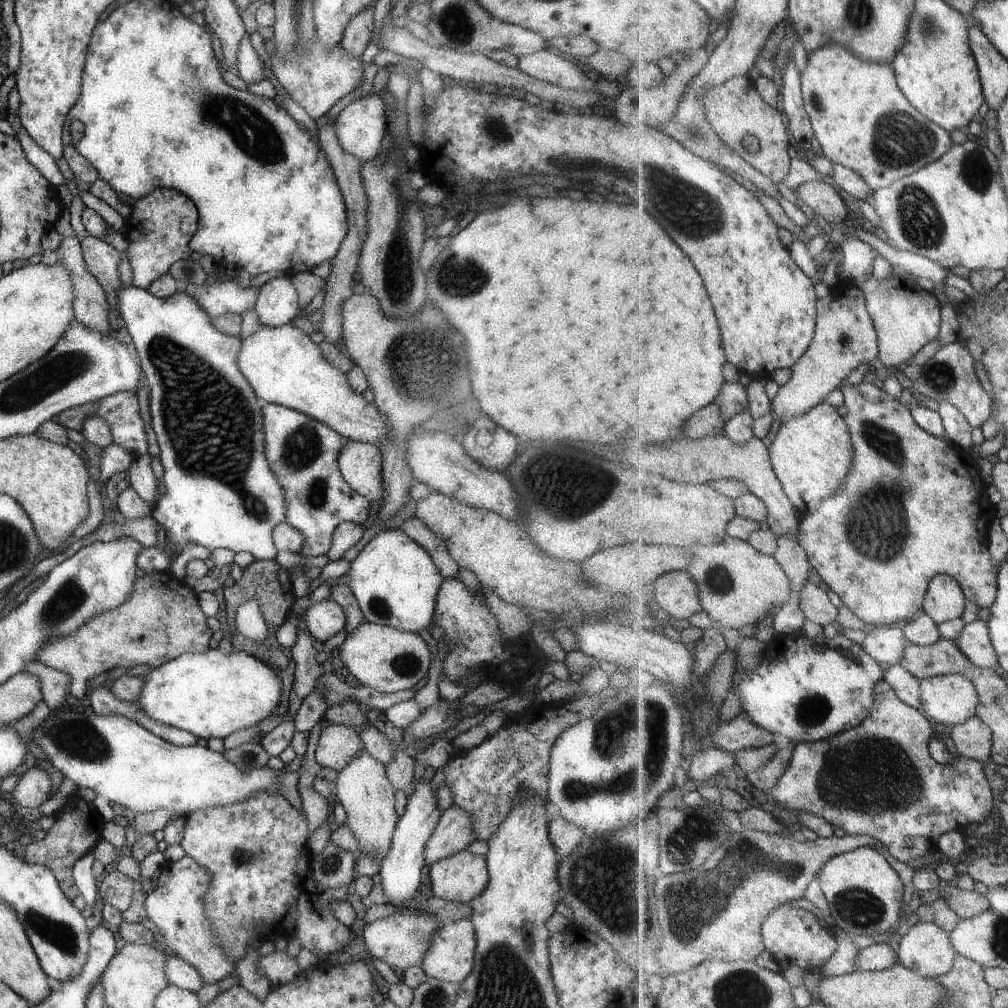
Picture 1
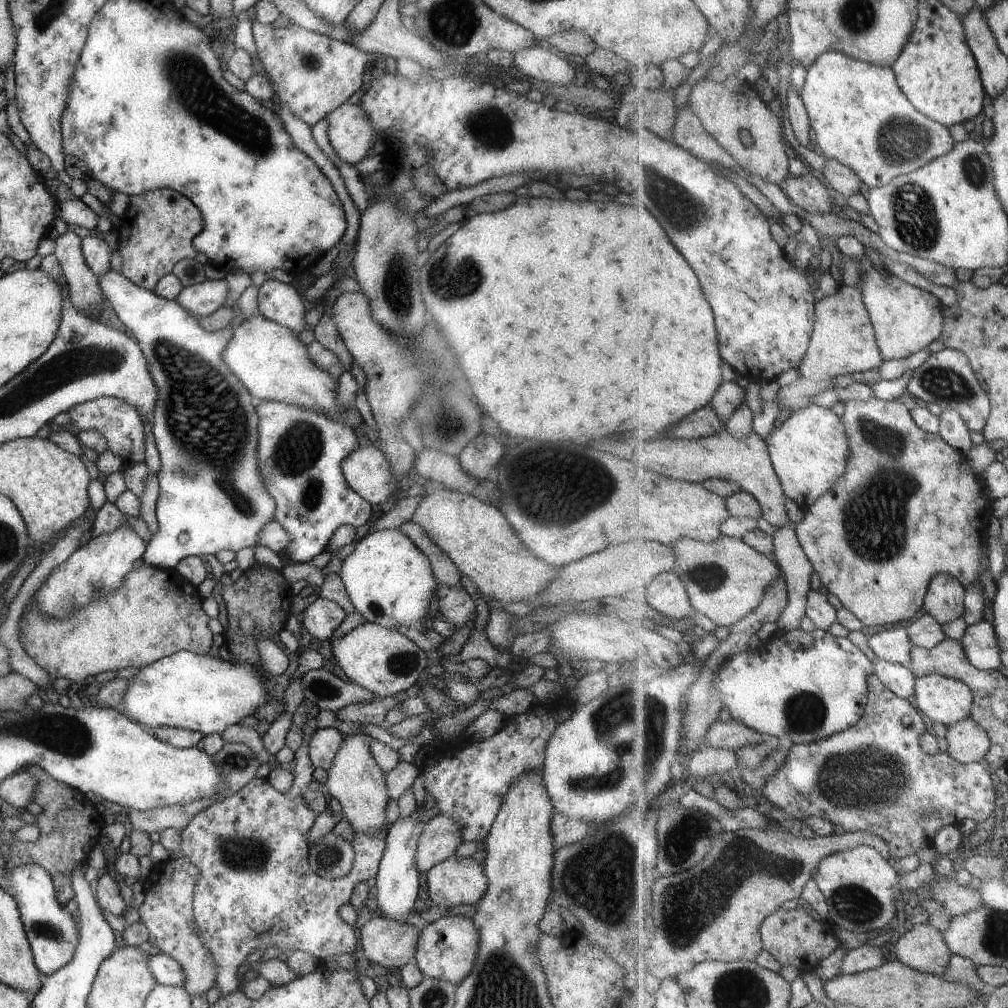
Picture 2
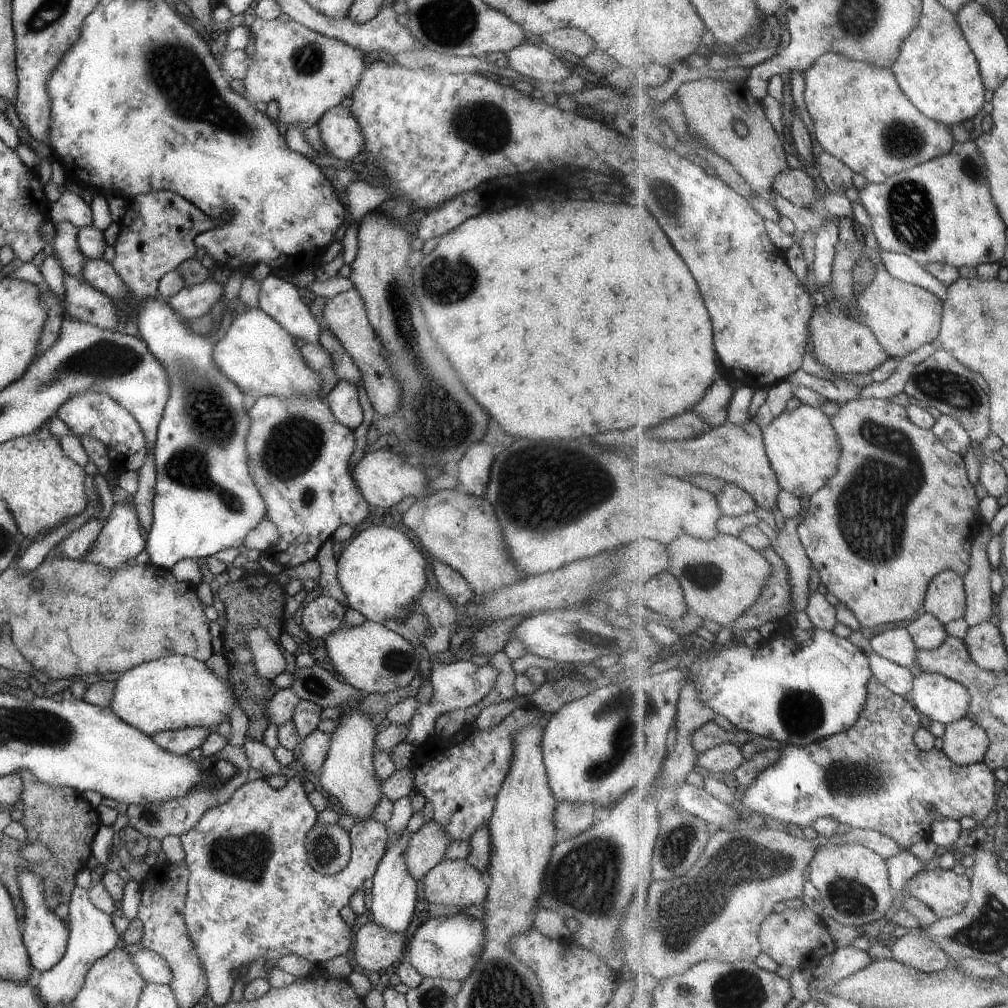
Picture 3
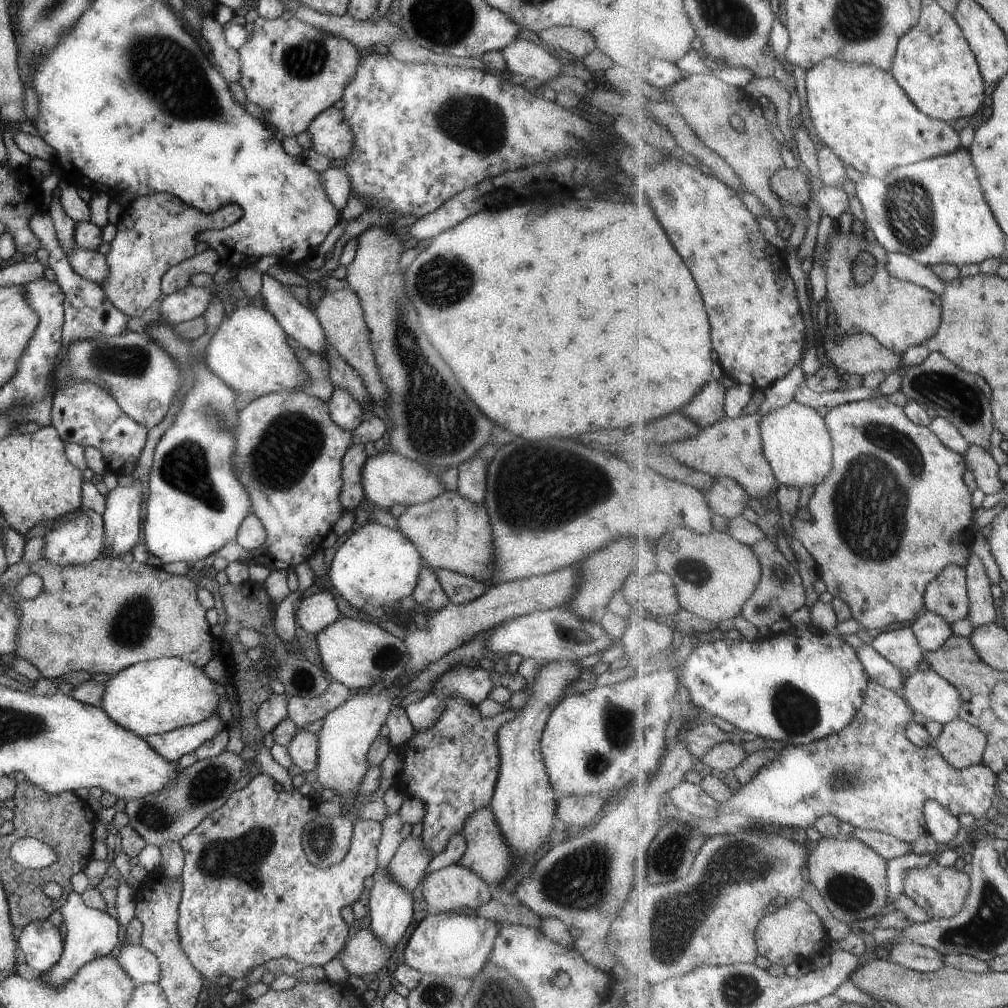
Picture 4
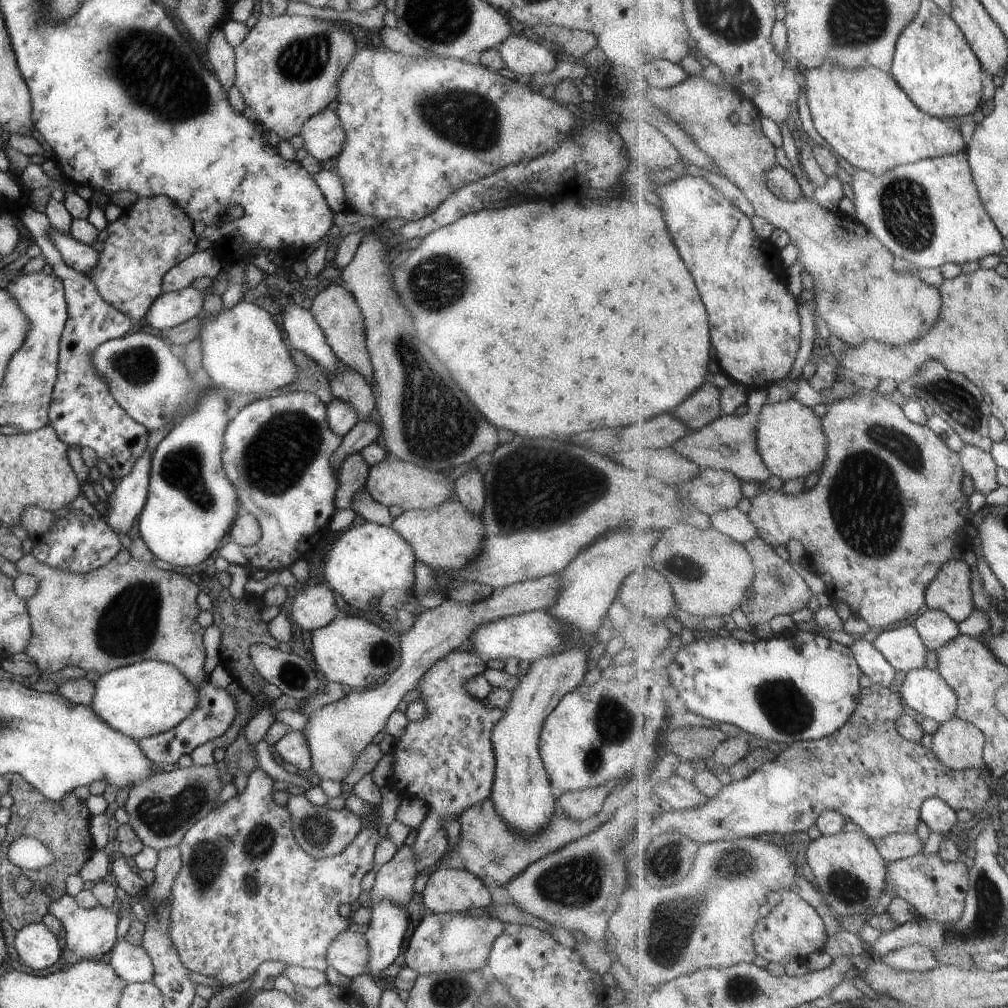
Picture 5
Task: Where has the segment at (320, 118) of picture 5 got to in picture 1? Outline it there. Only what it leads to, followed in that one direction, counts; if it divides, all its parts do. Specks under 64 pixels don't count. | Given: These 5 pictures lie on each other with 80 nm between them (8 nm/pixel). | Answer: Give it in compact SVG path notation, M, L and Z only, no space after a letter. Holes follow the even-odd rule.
M377 93L367 95L350 102L334 120L334 129L340 147L351 156L364 162L374 157L383 144L386 123L386 106Z

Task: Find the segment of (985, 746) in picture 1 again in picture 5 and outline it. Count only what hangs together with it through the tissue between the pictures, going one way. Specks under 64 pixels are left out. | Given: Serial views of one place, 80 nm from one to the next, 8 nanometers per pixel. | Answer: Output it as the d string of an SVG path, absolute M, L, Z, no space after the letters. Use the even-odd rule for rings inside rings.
M955 716L932 736L931 750L951 770L979 769L990 774L984 759L986 741L982 730Z

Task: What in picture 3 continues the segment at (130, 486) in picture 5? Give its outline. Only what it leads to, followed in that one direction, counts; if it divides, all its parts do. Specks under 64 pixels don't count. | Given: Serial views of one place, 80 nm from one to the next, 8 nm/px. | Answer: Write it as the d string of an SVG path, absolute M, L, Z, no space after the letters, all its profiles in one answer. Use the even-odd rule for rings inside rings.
M114 503L97 538L93 539L78 561L114 571L125 565L129 558L137 556L145 545L145 540L139 532L139 522L133 503L127 505Z

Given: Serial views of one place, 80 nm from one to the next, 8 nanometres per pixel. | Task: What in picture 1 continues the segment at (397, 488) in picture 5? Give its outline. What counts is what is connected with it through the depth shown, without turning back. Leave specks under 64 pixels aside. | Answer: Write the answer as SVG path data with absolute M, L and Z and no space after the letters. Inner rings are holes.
M345 441L338 450L338 469L351 490L369 502L381 498L381 453L374 443Z

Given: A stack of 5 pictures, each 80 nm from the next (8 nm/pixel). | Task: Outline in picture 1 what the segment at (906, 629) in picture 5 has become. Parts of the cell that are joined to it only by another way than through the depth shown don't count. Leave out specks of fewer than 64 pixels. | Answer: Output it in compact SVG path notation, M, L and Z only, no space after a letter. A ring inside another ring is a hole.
M876 626L866 634L862 647L877 662L896 665L905 658L905 648L908 644L904 632L897 626Z

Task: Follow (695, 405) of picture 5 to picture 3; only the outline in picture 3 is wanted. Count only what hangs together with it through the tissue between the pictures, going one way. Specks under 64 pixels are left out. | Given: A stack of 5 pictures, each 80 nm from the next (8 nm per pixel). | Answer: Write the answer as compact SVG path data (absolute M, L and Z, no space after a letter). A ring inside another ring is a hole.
M719 377L712 388L708 390L704 400L693 411L699 413L713 426L723 426L729 422L728 408L732 404L735 392L736 390L733 390L733 386L725 378Z

